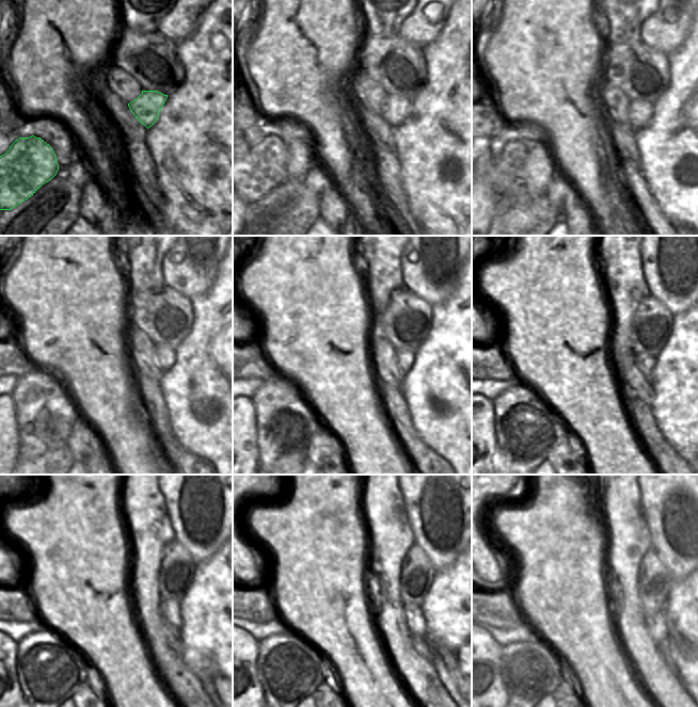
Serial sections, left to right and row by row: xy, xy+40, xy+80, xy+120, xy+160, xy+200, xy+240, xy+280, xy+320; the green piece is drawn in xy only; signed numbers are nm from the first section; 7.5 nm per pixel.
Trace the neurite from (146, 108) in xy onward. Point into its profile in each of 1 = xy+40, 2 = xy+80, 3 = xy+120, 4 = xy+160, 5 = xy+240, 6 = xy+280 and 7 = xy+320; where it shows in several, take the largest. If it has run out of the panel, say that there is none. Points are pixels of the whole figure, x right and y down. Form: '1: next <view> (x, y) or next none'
1: next xy+40 (396, 109)
2: next xy+80 (640, 112)
3: next xy+120 (165, 355)
4: next xy+160 (405, 358)
5: next xy+240 (171, 609)
6: next xy+280 (415, 621)
7: next xy+320 (656, 623)

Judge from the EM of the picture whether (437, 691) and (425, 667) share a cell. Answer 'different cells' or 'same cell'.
same cell

